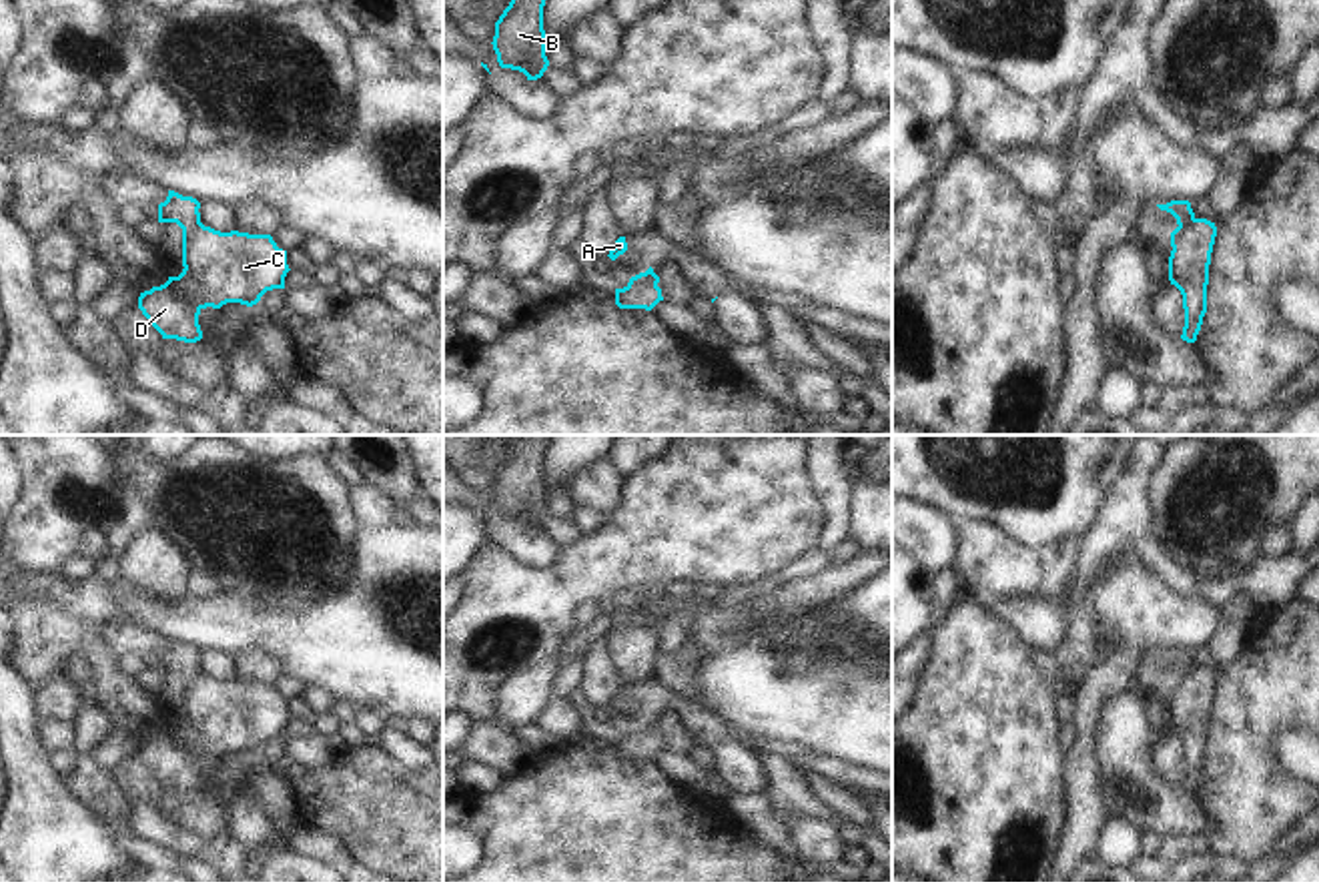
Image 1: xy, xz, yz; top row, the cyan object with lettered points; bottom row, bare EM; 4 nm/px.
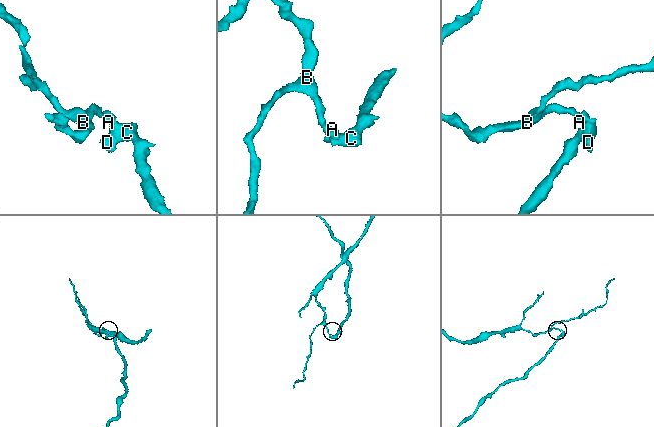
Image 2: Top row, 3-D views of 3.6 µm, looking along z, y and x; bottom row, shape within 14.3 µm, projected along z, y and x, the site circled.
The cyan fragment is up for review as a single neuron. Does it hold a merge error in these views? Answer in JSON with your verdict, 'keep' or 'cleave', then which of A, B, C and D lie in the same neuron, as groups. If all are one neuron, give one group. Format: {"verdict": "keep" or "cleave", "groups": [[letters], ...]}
{"verdict": "cleave", "groups": [["A", "B"], ["C", "D"]]}

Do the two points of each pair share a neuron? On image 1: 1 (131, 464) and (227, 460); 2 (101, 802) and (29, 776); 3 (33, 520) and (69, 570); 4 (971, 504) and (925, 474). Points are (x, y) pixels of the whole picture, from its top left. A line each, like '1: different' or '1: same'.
1: same
2: different
3: different
4: same

